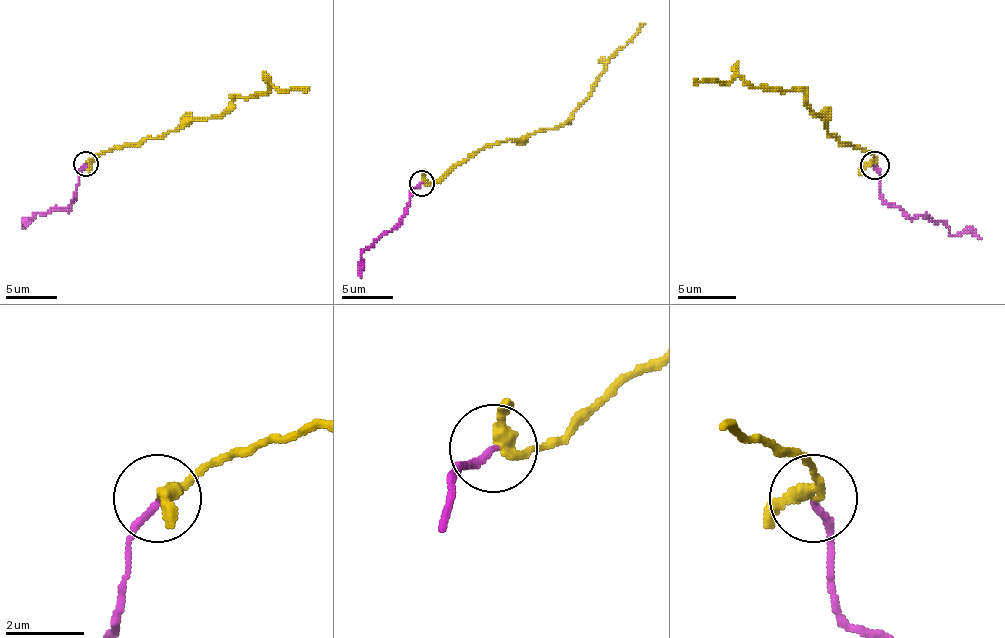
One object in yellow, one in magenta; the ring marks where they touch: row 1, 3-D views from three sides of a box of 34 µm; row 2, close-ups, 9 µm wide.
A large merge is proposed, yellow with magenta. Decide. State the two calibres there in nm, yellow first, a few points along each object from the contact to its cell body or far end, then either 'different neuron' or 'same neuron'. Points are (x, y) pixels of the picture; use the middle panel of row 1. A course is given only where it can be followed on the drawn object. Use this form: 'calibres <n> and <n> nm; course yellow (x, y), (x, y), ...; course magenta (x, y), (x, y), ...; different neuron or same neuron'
calibres 280 and 160 nm; course yellow (422, 183), (445, 177), (486, 147), (555, 129), (571, 119), (609, 60), (645, 24); course magenta (422, 183), (412, 188), (404, 216), (361, 254), (361, 277); same neuron

